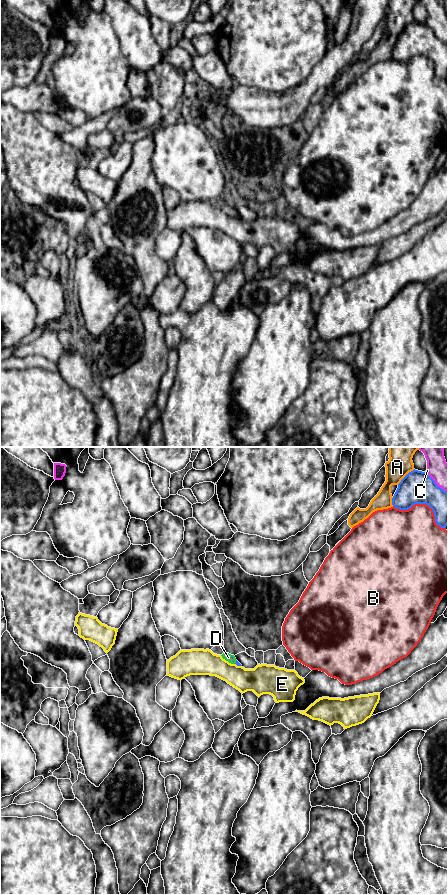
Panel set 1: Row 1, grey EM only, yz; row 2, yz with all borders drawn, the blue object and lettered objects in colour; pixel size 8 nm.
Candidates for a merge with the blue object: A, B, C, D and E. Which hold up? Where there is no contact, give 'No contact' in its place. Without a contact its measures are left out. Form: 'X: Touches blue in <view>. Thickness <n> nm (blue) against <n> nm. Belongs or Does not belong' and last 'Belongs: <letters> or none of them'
A: Touches blue in yz. Thickness 260 nm (blue) against 190 nm. Does not belong
B: Touches blue in yz. Thickness 260 nm (blue) against 380 nm. Does not belong
C: Touches blue in yz. Thickness 260 nm (blue) against 200 nm. Does not belong
D: Touches blue in yz. Thickness 40 nm (blue) against 70 nm. Belongs
E: Touches blue in yz. Thickness 40 nm (blue) against 240 nm. Does not belong
Belongs: D

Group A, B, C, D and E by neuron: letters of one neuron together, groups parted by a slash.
A / B / C / D / E

